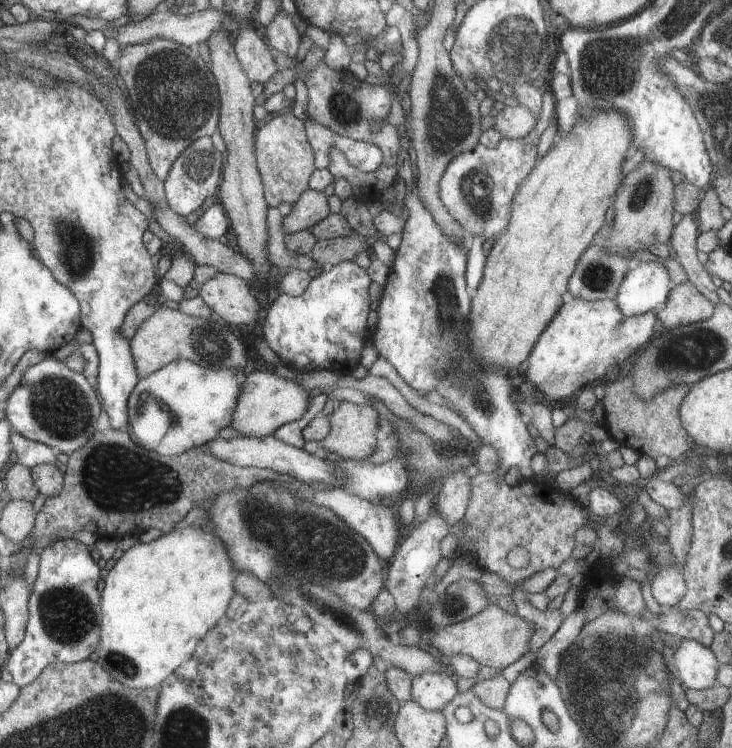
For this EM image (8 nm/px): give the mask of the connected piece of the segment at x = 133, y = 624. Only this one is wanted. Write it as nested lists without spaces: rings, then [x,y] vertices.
[[[196,525],[173,529],[150,544],[141,543],[130,548],[104,578],[104,589],[100,594],[99,664],[126,687],[154,689],[170,672],[193,657],[197,641],[226,614],[229,603],[236,596],[236,575],[225,543],[214,531],[202,530]]]

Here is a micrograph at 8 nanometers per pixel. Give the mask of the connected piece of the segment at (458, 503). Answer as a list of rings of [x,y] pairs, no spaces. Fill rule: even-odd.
[[[460,470],[446,477],[440,486],[442,488],[436,494],[433,508],[440,516],[444,516],[450,530],[464,518],[467,512],[470,502],[470,476],[465,470]]]

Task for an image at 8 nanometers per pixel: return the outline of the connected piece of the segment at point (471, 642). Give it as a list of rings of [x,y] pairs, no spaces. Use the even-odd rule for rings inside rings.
[[[489,604],[482,613],[476,614],[473,618],[446,628],[434,629],[430,638],[430,647],[443,658],[452,654],[467,655],[480,665],[502,671],[525,657],[530,650],[530,641],[533,640],[534,633],[533,623],[526,622],[520,615],[508,614],[497,605]]]

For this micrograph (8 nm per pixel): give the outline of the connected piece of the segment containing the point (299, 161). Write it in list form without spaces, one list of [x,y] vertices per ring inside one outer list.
[[[289,109],[276,113],[258,130],[254,146],[266,204],[269,207],[278,207],[282,202],[294,205],[300,194],[309,189],[310,176],[315,170],[314,154],[305,136],[304,122]]]

